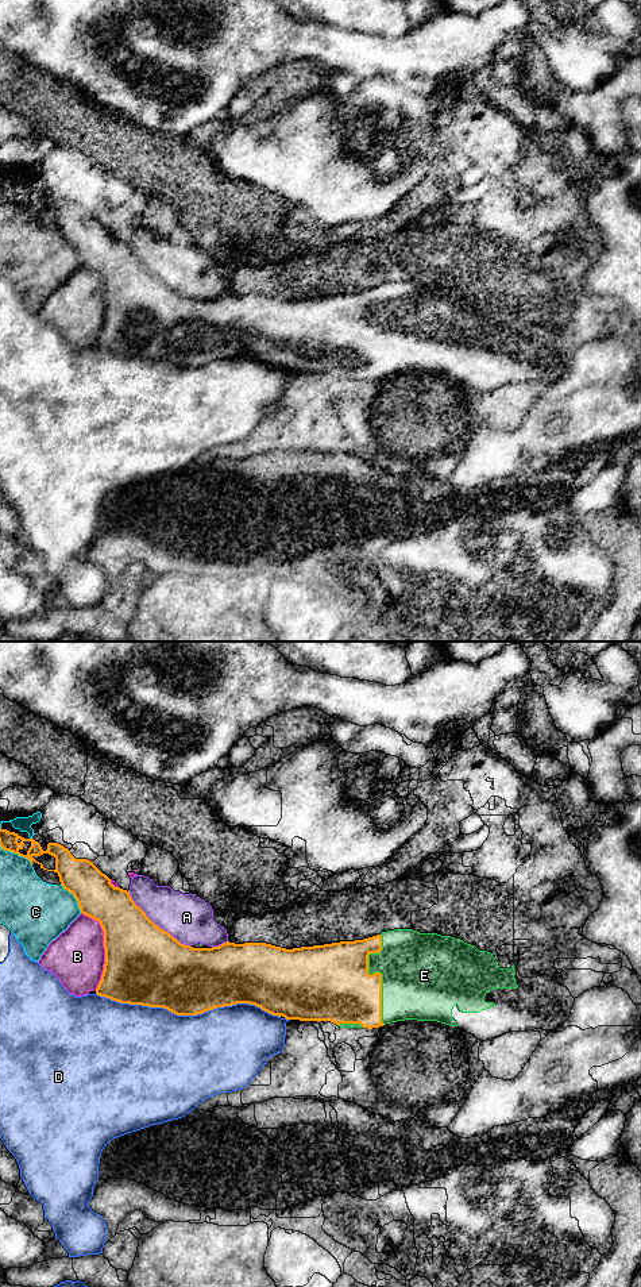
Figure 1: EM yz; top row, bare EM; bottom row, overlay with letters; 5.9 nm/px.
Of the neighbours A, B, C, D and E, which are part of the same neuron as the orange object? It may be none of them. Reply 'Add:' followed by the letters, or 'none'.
Add: E

